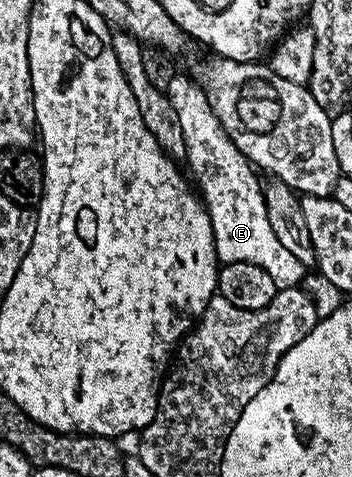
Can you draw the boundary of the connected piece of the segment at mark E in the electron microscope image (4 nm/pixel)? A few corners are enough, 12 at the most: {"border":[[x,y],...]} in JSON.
{"border":[[198,79],[166,93],[220,265],[253,262],[276,289],[305,265],[281,246],[251,161]]}

